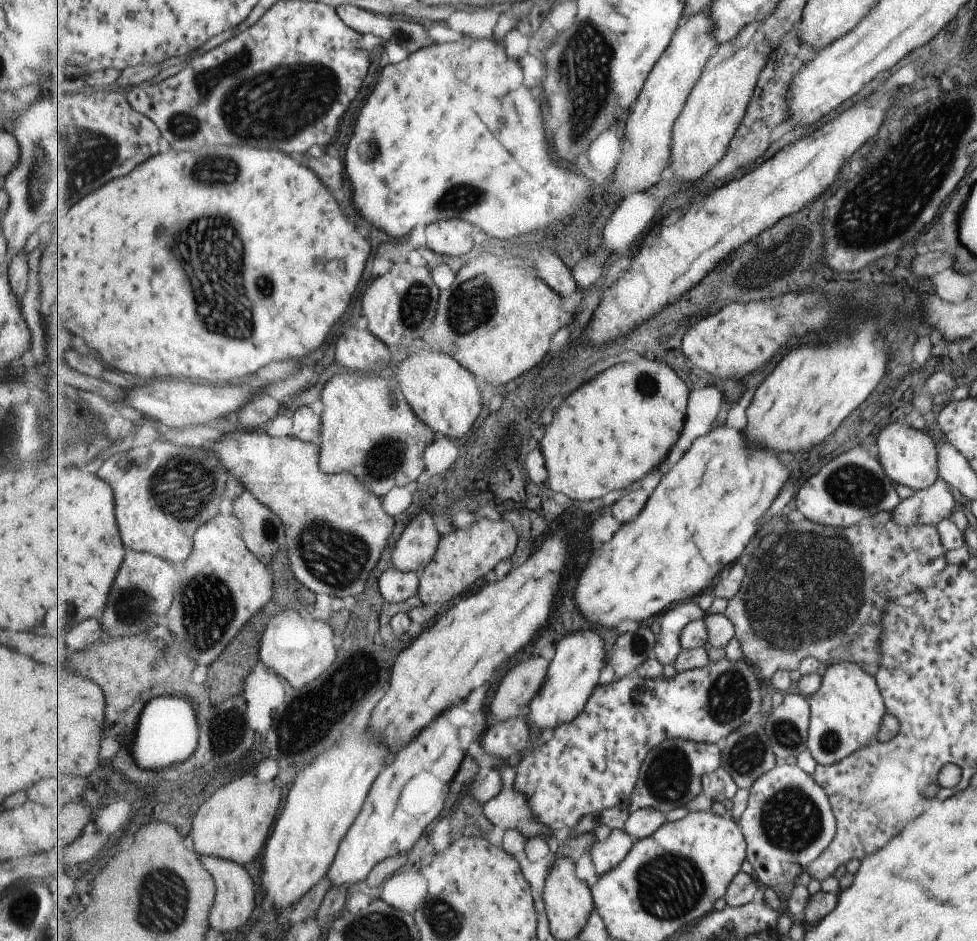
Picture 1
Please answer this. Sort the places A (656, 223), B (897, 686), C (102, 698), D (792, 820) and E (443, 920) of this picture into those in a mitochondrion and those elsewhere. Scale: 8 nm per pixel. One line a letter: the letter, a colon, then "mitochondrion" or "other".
A: other
B: other
C: other
D: mitochondrion
E: mitochondrion

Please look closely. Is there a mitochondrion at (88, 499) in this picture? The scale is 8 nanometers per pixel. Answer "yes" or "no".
no

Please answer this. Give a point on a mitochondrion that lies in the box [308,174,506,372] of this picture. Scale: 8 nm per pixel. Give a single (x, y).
(480, 305)

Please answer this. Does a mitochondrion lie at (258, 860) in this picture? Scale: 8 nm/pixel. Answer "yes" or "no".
no

